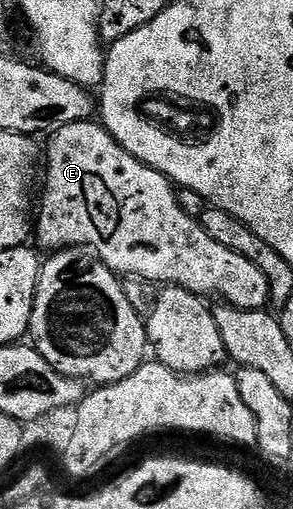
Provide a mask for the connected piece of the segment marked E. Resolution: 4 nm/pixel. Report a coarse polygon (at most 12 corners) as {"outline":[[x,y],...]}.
{"outline":[[97,121],[43,147],[50,252],[244,311],[257,266]]}

